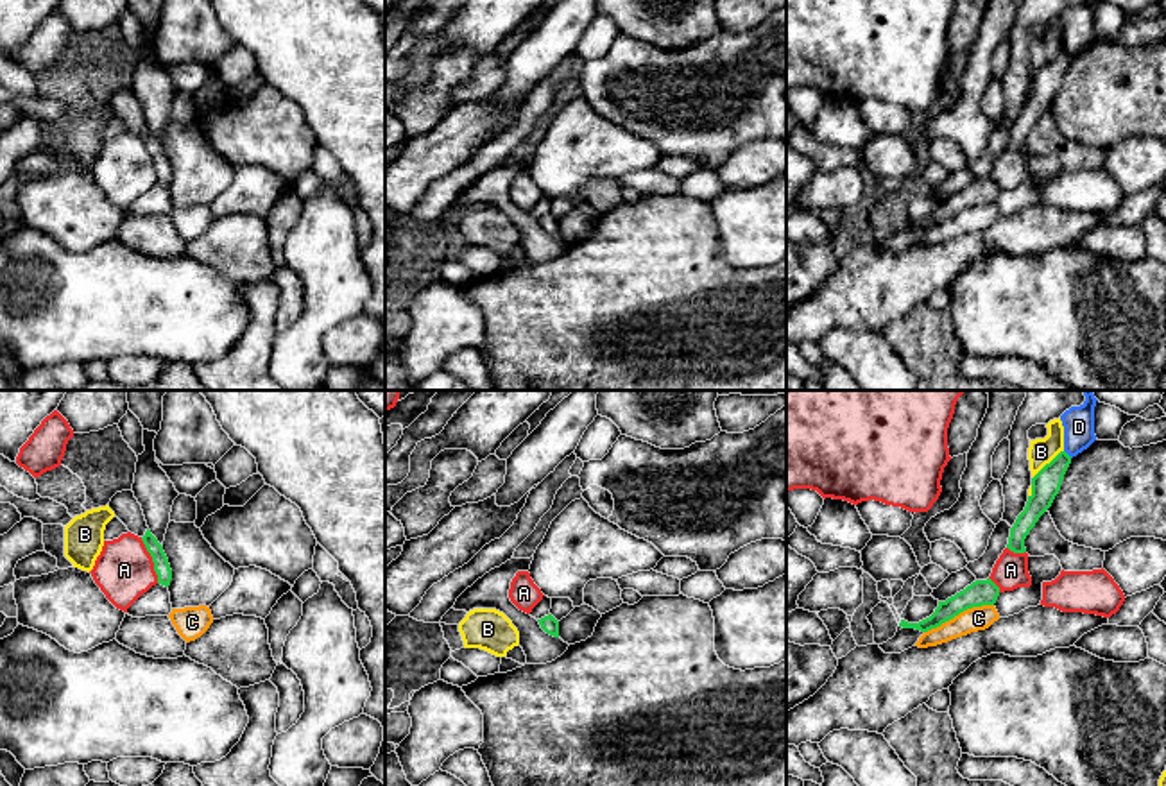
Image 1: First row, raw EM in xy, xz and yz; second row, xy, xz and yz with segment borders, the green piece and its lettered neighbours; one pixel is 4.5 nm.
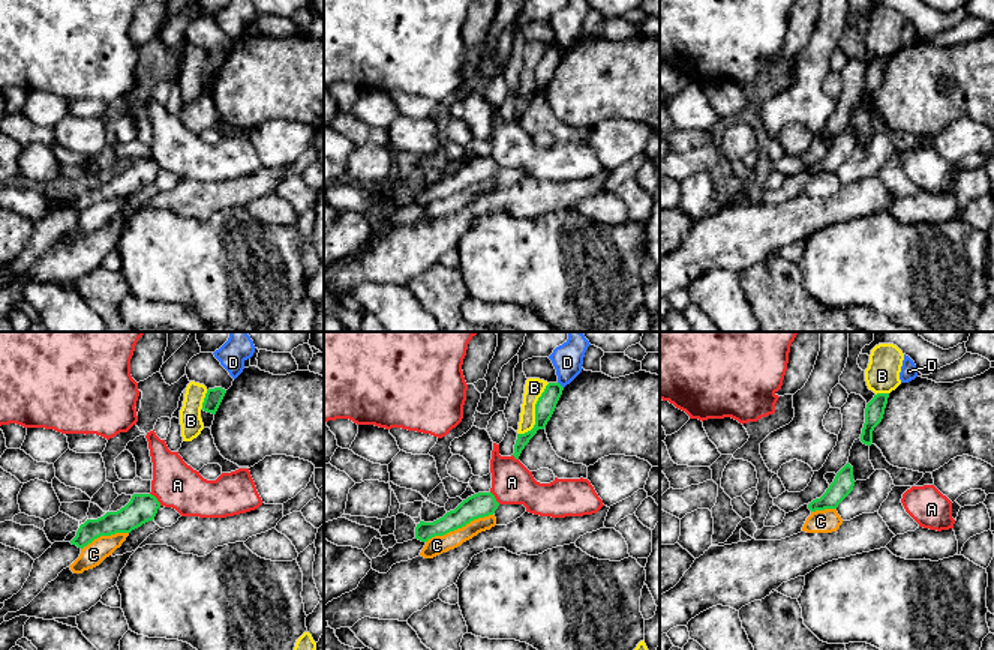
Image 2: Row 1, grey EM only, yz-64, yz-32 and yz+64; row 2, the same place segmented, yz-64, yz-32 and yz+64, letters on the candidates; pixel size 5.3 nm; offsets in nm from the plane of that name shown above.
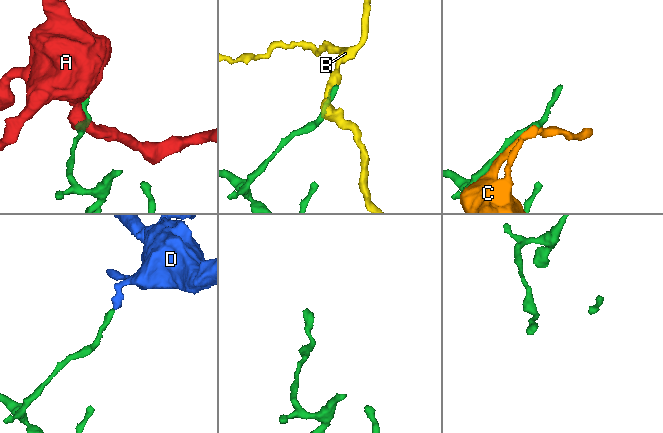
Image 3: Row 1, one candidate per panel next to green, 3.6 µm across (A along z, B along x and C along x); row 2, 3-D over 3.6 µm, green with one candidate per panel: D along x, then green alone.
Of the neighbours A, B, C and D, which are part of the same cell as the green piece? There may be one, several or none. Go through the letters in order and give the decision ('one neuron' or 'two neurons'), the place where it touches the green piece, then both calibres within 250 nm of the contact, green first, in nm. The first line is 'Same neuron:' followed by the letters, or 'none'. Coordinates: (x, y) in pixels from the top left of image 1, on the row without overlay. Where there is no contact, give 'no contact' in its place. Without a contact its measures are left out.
Same neuron: none
A: two neurons; meets green in xy at (153, 160); 70 nm thick on the green side, 260 nm on the other
B: two neurons; meets green in yz at (1046, 63); 130 nm thick on the green side, 120 nm on the other
C: two neurons; meets green in yz at (959, 212); 110 nm thick on the green side, 110 nm on the other
D: two neurons; meets green in yz at (1066, 52); 130 nm thick on the green side, 140 nm on the other

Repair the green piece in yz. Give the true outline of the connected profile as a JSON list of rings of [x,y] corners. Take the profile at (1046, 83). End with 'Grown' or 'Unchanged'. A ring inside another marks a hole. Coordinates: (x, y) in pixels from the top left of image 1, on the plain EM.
[[[1060,50],[1050,63],[1046,63],[1032,77],[1032,93],[1028,95],[1025,109],[1017,115],[1010,127],[1007,147],[1014,152],[1025,152],[1025,138],[1035,125],[1039,116],[1051,106],[1055,95],[1060,90],[1064,73],[1071,63],[1071,56]]]. Unchanged

